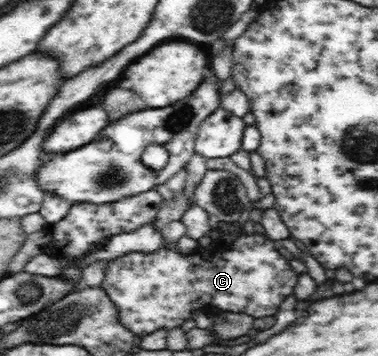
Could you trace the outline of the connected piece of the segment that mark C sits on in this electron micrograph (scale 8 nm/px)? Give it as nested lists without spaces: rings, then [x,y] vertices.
[[[252,227],[247,233],[236,237],[226,249],[215,246],[215,243],[206,247],[200,246],[199,242],[197,245],[190,253],[182,254],[176,245],[169,247],[162,239],[160,249],[152,253],[130,252],[107,263],[106,274],[99,287],[106,290],[111,302],[119,310],[120,321],[132,334],[144,337],[159,329],[172,331],[180,328],[196,310],[208,313],[226,310],[253,318],[274,316],[280,303],[293,295],[299,275],[290,266],[290,261],[280,253],[276,241],[257,228]]]

